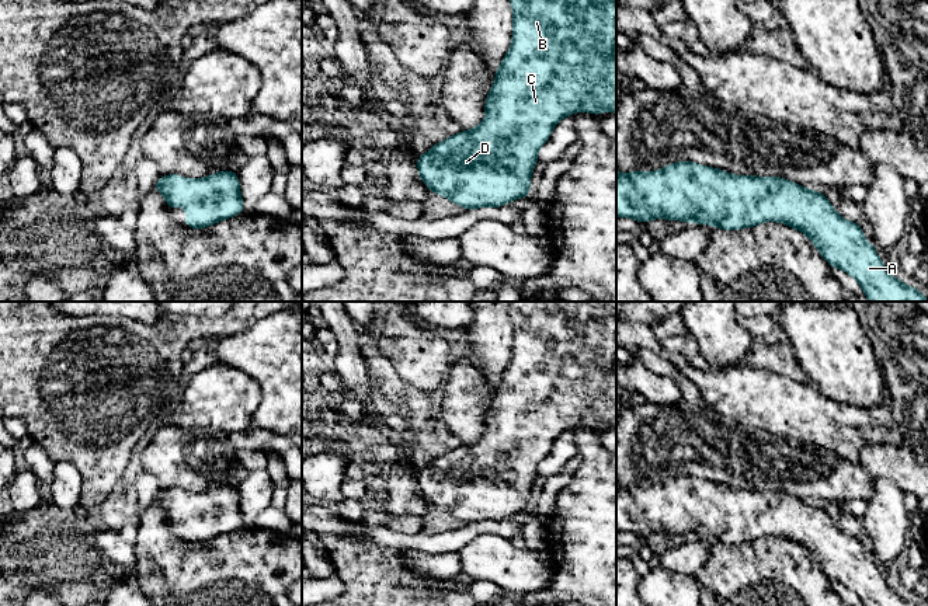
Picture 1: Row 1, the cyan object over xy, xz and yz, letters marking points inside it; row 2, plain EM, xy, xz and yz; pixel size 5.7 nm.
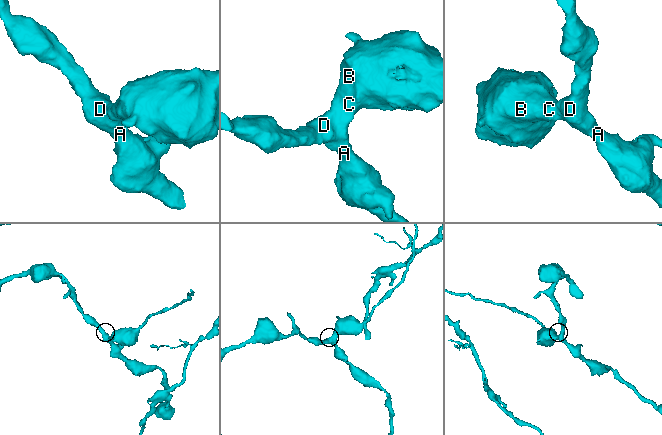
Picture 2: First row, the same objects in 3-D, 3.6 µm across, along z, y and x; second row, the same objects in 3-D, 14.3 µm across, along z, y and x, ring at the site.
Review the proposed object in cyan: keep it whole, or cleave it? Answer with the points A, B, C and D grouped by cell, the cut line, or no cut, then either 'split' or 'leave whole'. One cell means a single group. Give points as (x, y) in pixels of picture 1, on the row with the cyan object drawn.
A B C D | no cut | leave whole

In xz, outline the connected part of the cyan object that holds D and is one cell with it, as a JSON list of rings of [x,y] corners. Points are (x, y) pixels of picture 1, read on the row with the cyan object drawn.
[[[510,0],[512,41],[486,98],[486,118],[475,128],[448,136],[418,156],[418,175],[427,188],[463,209],[500,208],[526,198],[538,152],[557,122],[576,112],[616,114],[616,0]]]

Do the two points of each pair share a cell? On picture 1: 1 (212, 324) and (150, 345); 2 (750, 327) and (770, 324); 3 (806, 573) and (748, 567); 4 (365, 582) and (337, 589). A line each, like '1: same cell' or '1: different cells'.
1: same cell
2: same cell
3: same cell
4: different cells

